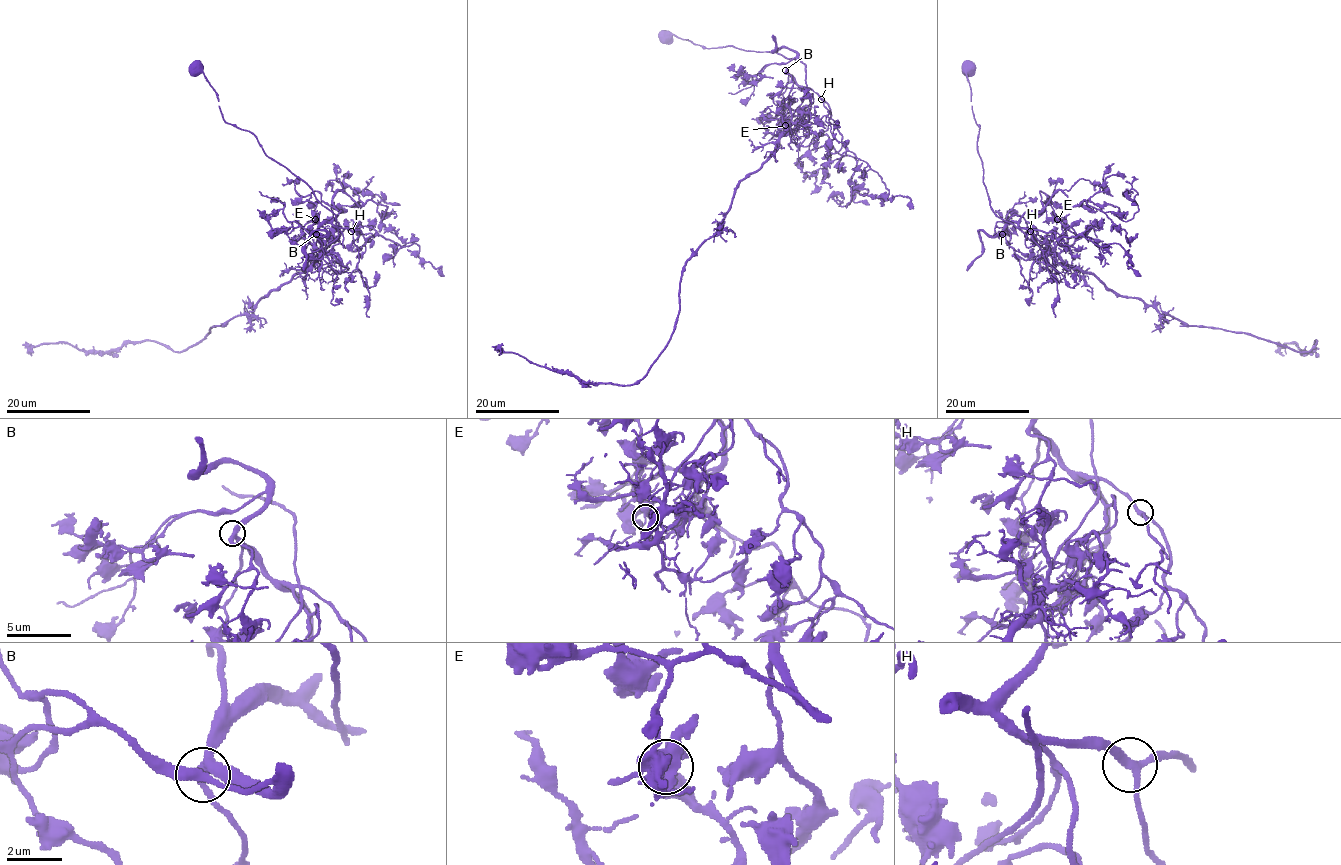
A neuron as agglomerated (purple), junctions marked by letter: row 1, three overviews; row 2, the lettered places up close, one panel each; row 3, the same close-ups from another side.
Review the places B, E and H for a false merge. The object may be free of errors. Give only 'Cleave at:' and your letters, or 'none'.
Cleave at: E

